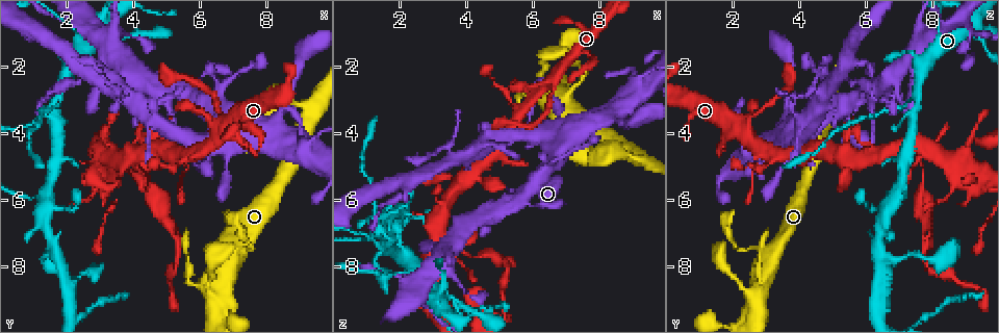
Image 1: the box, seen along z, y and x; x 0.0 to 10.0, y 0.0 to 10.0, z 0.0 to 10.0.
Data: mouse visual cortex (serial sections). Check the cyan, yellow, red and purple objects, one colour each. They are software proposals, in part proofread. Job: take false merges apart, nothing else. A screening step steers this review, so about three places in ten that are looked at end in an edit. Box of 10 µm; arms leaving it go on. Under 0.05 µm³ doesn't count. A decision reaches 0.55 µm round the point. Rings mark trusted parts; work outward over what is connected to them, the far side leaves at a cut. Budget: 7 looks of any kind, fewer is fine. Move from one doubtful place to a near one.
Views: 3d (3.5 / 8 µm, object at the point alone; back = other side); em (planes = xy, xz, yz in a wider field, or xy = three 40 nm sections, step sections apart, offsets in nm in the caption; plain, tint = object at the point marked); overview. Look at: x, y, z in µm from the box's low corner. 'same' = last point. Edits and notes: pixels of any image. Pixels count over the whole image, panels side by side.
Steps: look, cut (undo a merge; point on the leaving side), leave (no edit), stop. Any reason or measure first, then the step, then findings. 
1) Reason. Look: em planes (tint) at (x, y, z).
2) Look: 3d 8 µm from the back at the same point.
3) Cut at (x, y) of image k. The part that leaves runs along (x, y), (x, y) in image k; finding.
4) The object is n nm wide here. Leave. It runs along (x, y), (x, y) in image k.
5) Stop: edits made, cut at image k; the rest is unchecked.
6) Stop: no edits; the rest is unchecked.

A fork. Look: 3d 3.5 µm at (1.75, 2.75, 7.55).

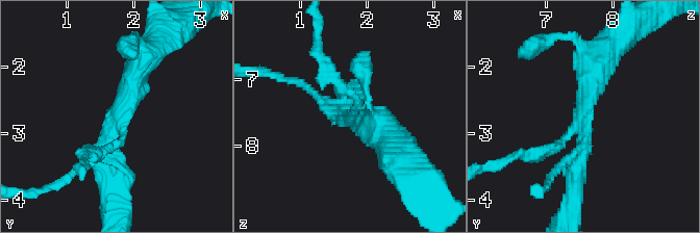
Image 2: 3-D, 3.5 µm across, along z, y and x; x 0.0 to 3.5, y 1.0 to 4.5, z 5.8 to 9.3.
3 arms meet here; the arms are 150, 250, 400 nm wide. Look: em xy step 1 (tint) at (1.85, 2.75, 7.60).

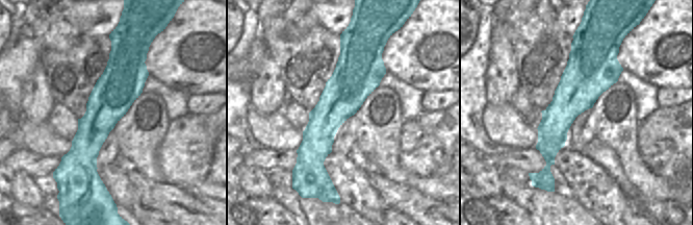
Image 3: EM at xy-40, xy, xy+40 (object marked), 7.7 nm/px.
The object is 320 nm wide here. Leave. It runs along (352, 47), (352, 82), (317, 138), (326, 182) in image 3; all the same cell.

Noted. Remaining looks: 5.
Narrows sharply. Look: 3d 3.5 µm at (0.90, 5.90, 7.15).

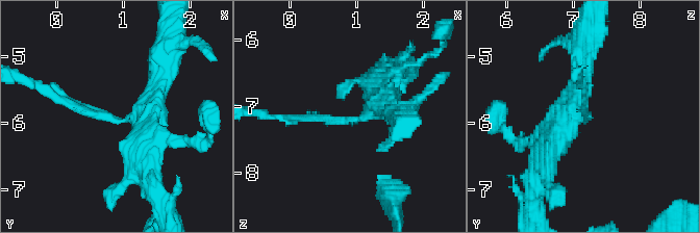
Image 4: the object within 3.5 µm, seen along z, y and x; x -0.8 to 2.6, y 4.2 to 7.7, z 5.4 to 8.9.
The arms are 150, 300 nm wide. Look: em planes (tint) at (0.90, 5.90, 7.25).

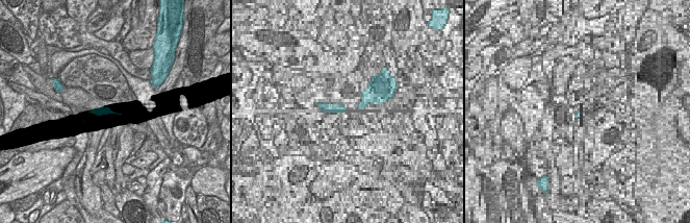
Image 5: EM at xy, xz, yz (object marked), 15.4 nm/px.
Another direction. Look: em xy step 3 (tint) at the same point.

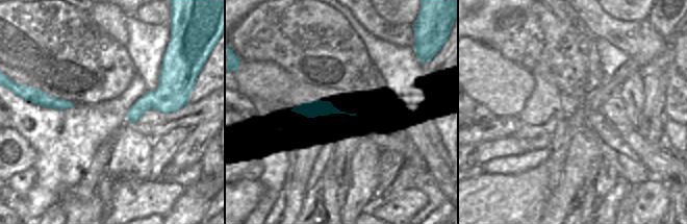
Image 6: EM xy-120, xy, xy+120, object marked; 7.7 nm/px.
The object is 130 nm wide here. Cut at (89, 112) of image 4. The part that leaves runs along (119, 118), (68, 105), (57, 86) in image 4; a second cell is stuck on.

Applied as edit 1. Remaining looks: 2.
A fork. Look: 3d 3.5 µm at (8.10, 3.85, 3.55).

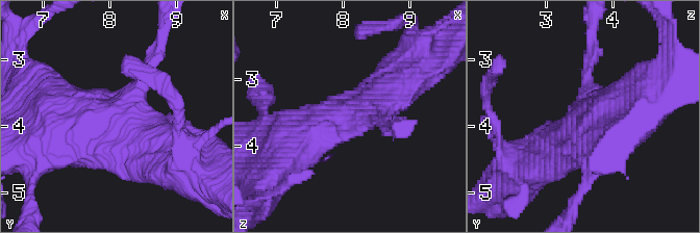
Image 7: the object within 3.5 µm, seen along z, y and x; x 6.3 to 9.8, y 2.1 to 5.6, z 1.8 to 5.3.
Look: em xy step 1 (tint) at (8.10, 3.80, 3.60).

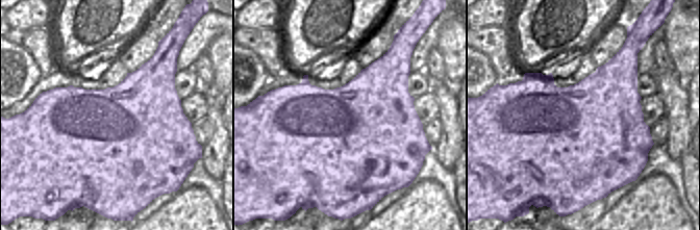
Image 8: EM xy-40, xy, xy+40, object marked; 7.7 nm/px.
The arms are 250, 600, 600 nm wide. Leave. It runs along (278, 158), (391, 92) in image 7; one cell here.

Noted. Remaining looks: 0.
Stop: edits made, cut at image 4; the rest is unchecked.

